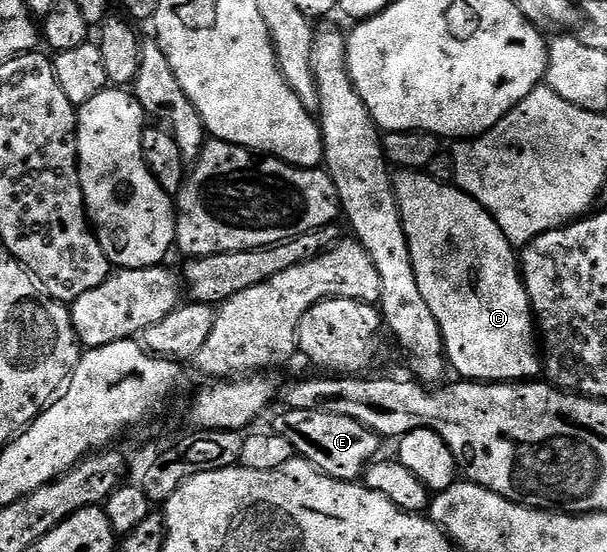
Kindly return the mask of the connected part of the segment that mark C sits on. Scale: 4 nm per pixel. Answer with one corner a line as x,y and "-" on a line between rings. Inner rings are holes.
402,170
393,178
393,191
397,197
397,207
401,213
401,223
403,232
407,236
407,244
411,252
413,261
413,271
415,280
419,284
419,292
431,308
431,316
441,329
441,342
445,346
445,358
453,365
454,375
471,382
523,382
533,380
542,373
543,367
539,357
539,342
535,337
535,323
533,320
533,309
529,307
529,297
525,291
525,283
521,280
521,271
519,269
519,258
515,253
515,248
503,236
499,224
485,209
480,206
469,194
465,194
456,185
446,184
444,181
437,181
425,172
419,170

